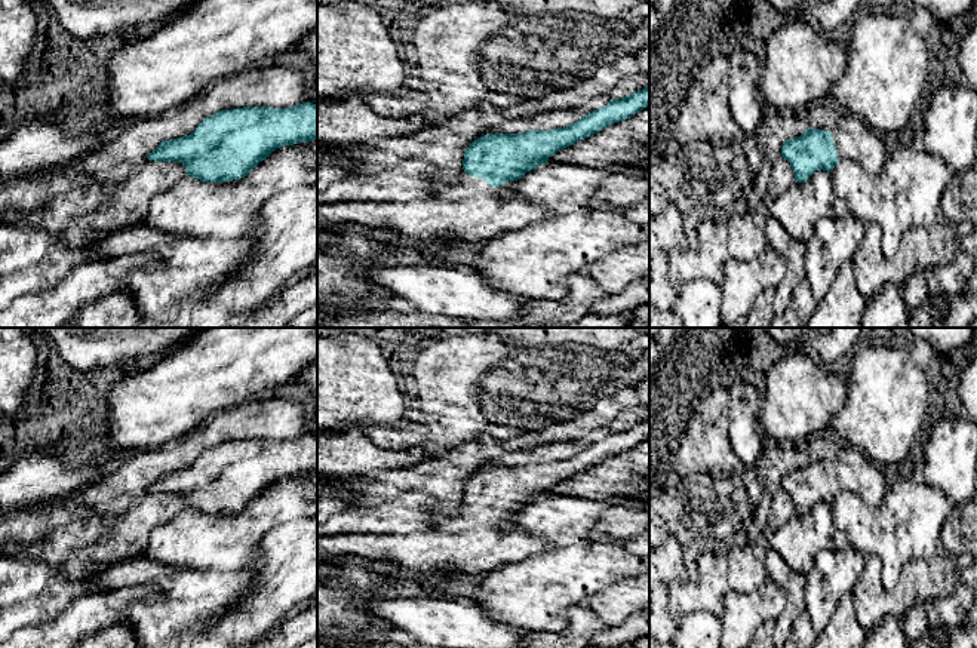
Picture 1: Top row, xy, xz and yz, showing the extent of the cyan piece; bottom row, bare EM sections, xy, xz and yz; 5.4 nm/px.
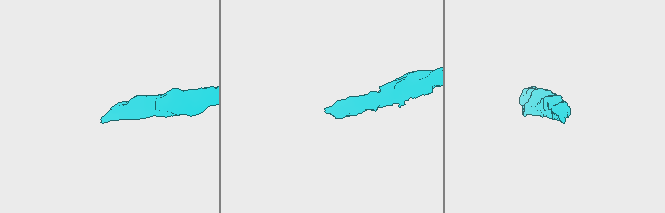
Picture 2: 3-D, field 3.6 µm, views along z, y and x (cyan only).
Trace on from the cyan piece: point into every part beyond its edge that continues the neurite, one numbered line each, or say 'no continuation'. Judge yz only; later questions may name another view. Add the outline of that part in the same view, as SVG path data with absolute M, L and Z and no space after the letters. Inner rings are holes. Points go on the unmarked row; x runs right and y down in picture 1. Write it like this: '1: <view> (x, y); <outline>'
1: yz (854, 472); M855 448L841 449L829 463L839 494L855 494L869 507L879 507L890 486L878 466Z

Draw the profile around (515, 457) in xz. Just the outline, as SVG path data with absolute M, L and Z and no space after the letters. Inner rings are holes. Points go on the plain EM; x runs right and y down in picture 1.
M553 442L528 448L525 451L504 452L500 457L474 467L474 472L486 466L522 466L528 463L552 463L554 460L566 460L578 454L581 448L575 442Z

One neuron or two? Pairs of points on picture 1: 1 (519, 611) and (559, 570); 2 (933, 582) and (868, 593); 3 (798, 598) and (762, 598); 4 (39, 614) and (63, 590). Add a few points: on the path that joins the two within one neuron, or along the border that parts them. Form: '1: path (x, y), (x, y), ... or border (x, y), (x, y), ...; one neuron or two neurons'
1: path (527, 601), (549, 579); one neuron
2: path (916, 584), (903, 596), (884, 596); one neuron
3: border (768, 577), (786, 599), (783, 613), (774, 622); two neurons
4: path (45, 608), (57, 596); one neuron

